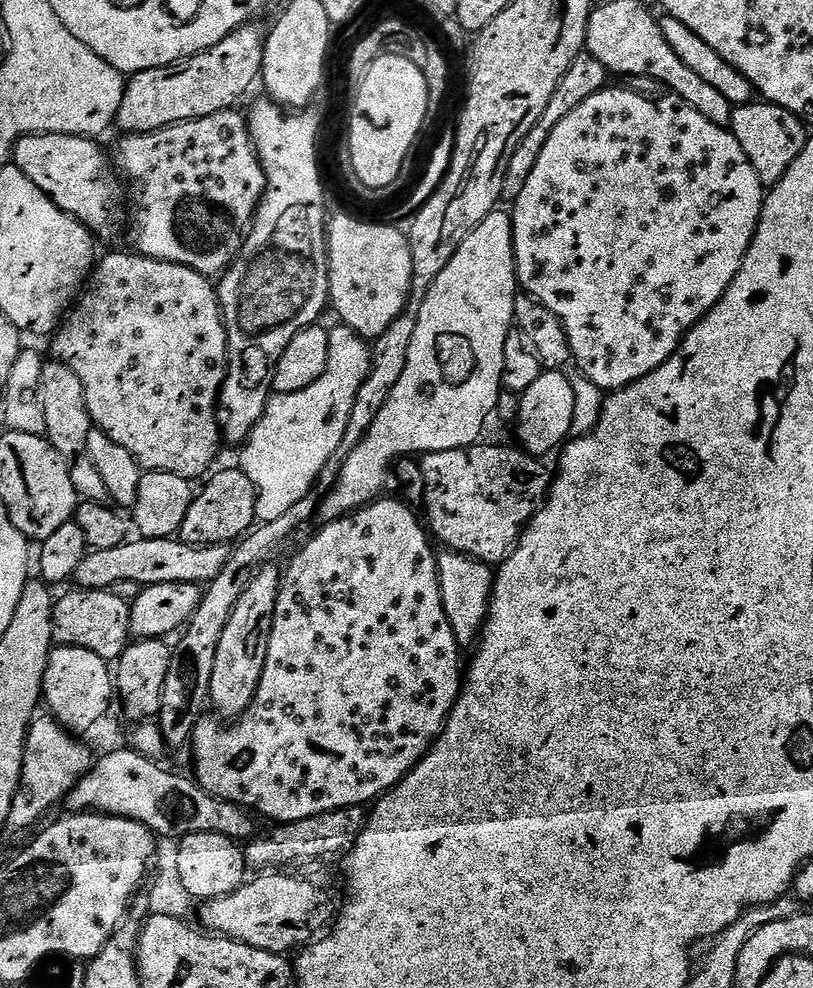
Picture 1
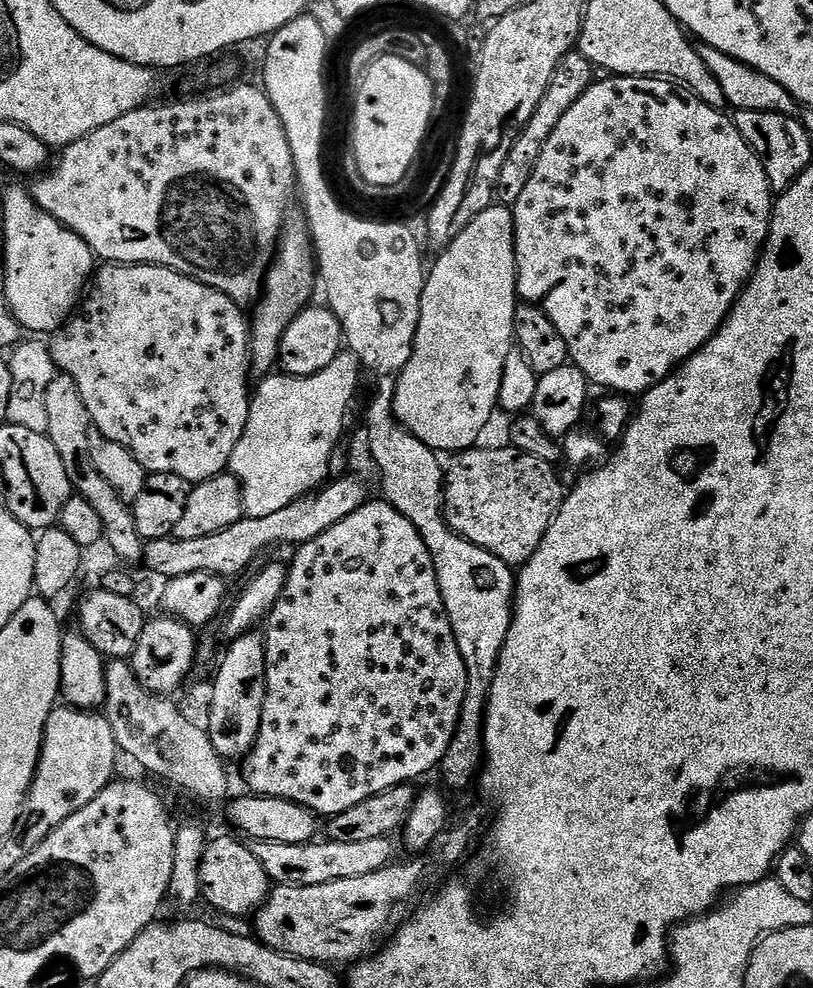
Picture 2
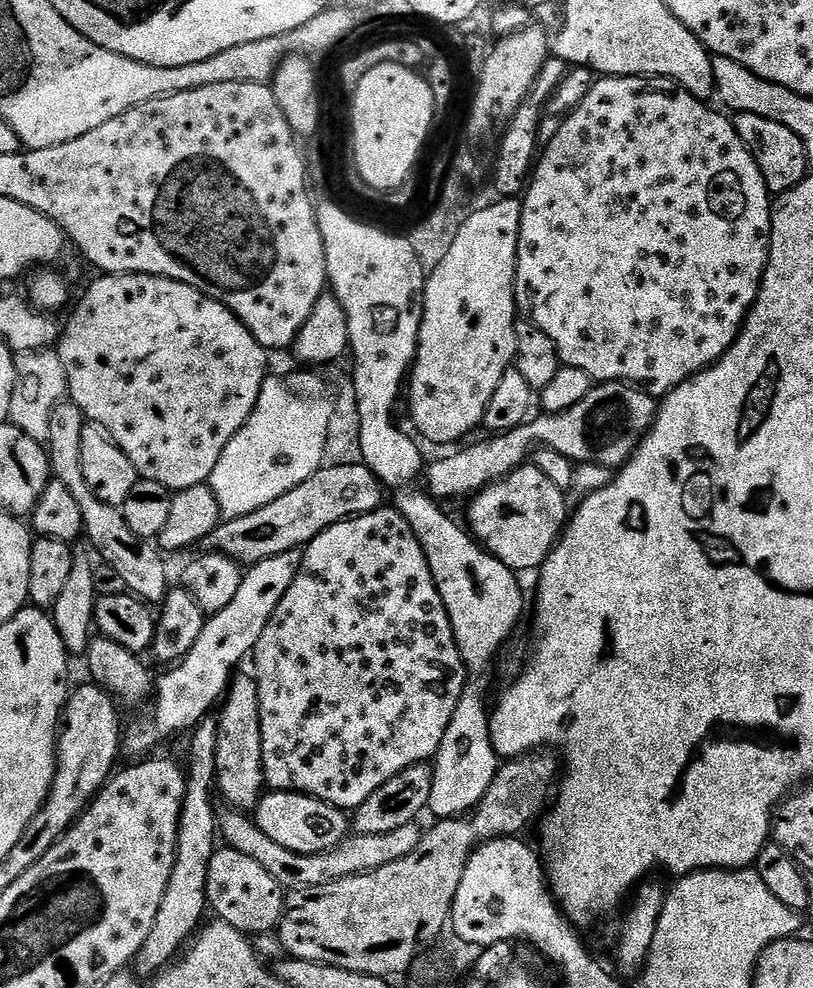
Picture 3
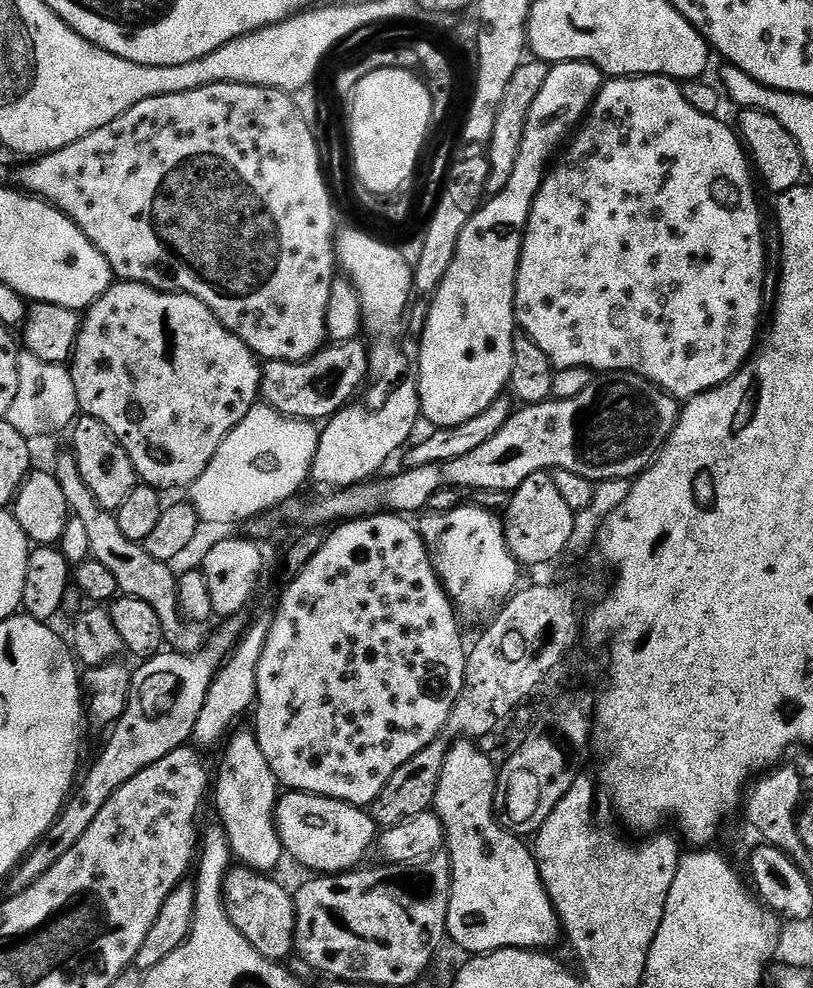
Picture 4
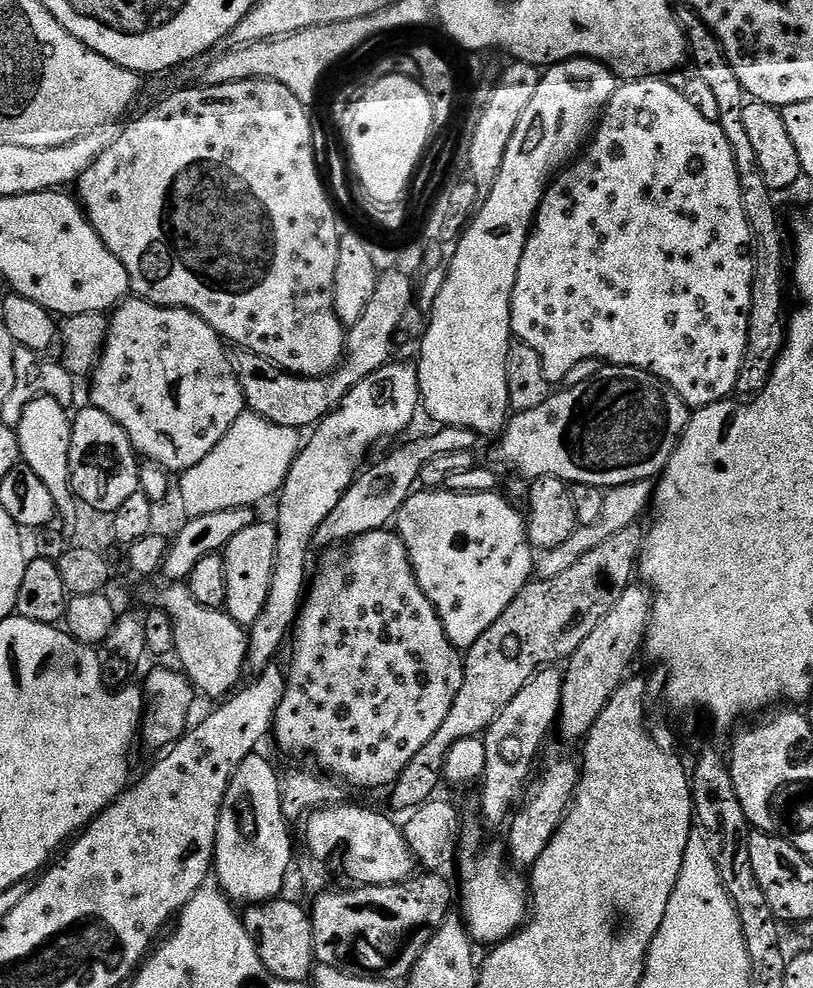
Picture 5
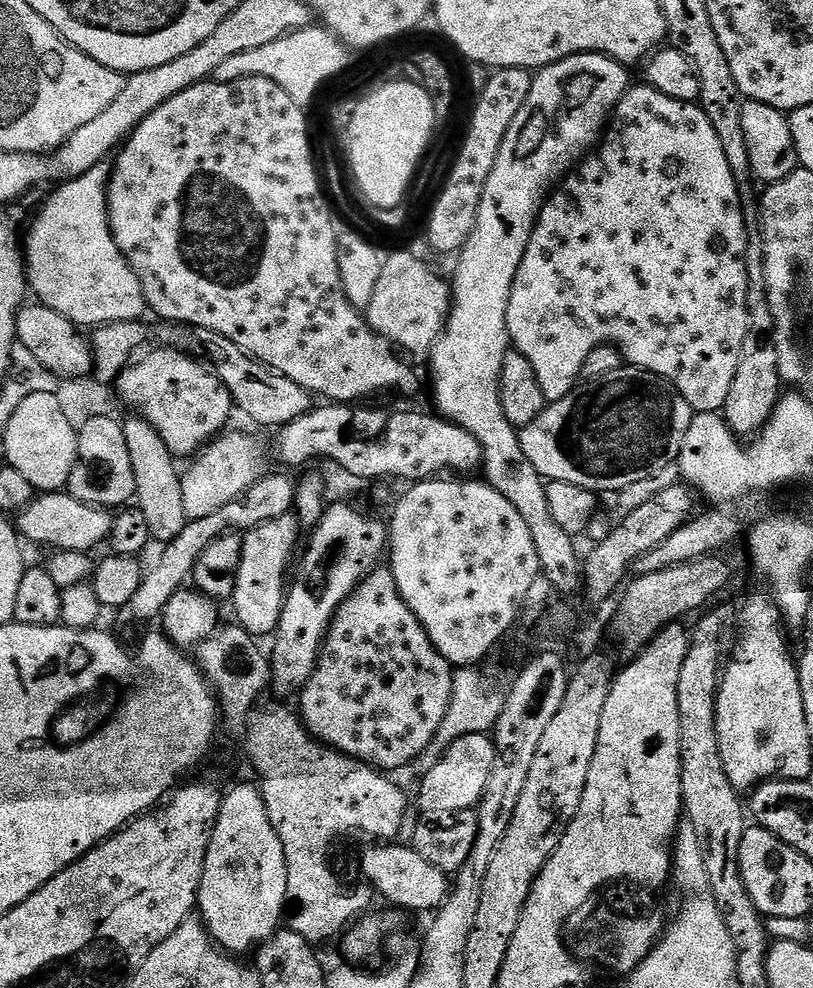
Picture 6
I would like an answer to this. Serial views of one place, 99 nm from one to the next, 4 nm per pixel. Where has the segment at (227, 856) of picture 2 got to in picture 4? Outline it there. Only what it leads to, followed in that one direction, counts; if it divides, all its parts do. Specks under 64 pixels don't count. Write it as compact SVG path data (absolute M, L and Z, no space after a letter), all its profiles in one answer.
M243 866L229 868L228 877L224 880L224 904L228 907L230 922L238 926L242 938L246 938L246 942L250 942L250 946L254 946L258 954L262 954L267 960L284 962L288 955L293 955L296 947L296 901L291 891L287 892L278 881L272 879L276 878Z

